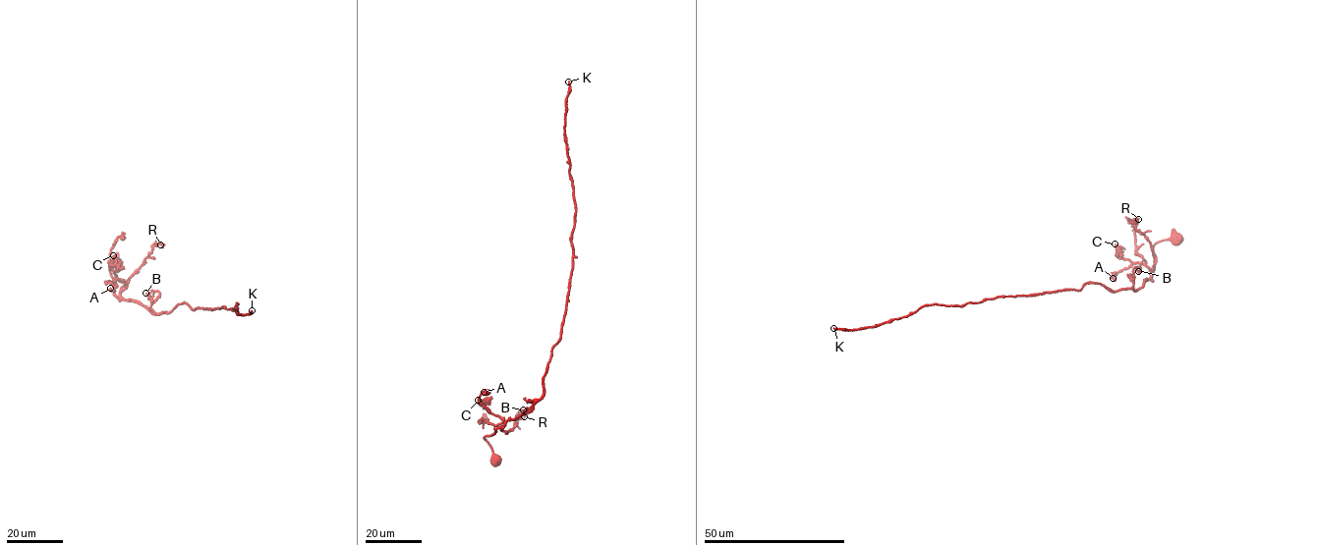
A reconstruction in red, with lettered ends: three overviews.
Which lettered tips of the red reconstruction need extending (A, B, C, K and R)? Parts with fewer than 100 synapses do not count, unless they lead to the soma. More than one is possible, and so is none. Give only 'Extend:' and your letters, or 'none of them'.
Extend: K

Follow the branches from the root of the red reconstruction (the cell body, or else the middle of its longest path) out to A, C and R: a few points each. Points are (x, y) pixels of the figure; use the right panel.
A: (1177, 240), (1163, 240), (1153, 245), (1151, 278), (1149, 269), (1139, 262), (1113, 272), (1113, 278)
C: (1177, 240), (1163, 240), (1153, 245), (1151, 278), (1148, 267), (1121, 256), (1115, 244)
R: (1177, 240), (1153, 245), (1151, 278), (1156, 257), (1136, 229), (1137, 221), (1131, 220), (1138, 219)

